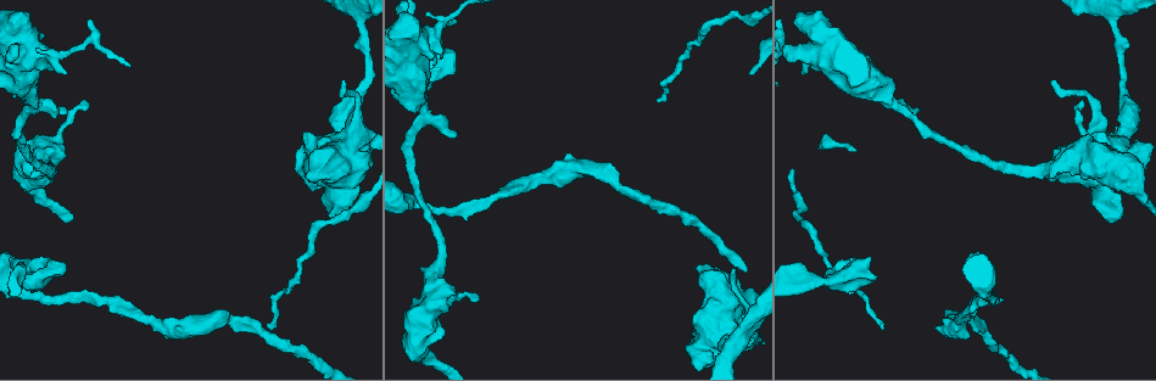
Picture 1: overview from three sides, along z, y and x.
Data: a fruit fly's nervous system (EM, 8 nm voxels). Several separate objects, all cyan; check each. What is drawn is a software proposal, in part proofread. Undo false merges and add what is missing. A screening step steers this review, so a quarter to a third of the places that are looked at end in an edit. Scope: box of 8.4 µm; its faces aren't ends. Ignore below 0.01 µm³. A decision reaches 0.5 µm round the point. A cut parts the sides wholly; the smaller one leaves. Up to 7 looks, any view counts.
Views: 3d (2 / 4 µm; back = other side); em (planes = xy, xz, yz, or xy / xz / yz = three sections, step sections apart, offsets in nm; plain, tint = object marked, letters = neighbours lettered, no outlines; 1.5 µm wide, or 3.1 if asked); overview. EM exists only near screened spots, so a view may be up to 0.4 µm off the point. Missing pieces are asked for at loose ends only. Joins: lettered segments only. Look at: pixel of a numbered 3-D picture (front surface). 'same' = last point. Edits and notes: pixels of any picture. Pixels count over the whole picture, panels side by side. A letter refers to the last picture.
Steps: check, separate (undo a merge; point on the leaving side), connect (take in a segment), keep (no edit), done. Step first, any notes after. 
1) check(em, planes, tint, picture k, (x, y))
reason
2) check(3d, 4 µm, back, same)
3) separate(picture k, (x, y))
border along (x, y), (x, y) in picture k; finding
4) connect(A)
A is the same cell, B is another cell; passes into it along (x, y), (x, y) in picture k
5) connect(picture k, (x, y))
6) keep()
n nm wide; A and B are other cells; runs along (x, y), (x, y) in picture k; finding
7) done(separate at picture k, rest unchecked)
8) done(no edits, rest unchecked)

check(em, planes, plain, picture 1, (838, 280))
calibre changes

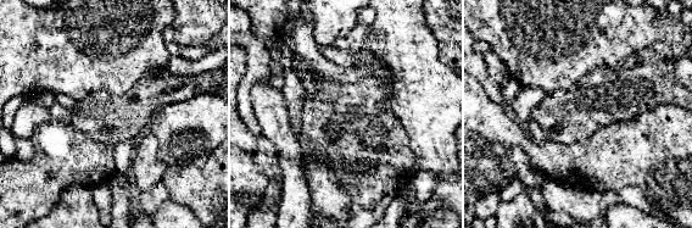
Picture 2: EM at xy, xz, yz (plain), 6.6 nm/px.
check(em, planes, tint, same)

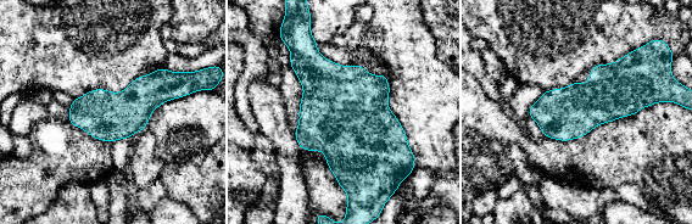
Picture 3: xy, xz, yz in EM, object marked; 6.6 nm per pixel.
check(em, planes, letters, same)

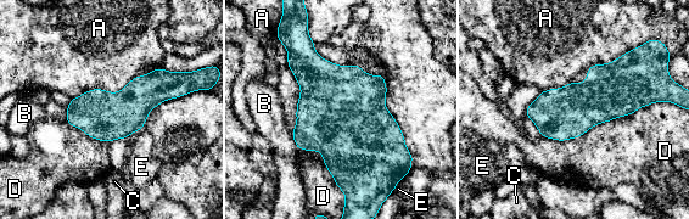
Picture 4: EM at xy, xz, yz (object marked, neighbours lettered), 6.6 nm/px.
keep()
A, B, C, D and E are other cells; border along (133, 77), (72, 99) in picture 4; continuous, no second neuron

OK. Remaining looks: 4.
check(em, planes, letters, picture 1, (64, 108))
an open end

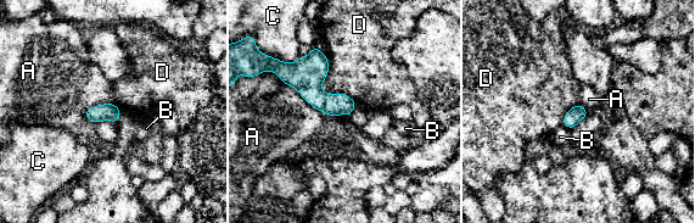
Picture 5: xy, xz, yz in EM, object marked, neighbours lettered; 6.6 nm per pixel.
keep()
D touches over 400 nm; A, B, C and D are other cells; no lettered segment goes on from it

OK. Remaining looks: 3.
check(3d, 2 µm, picture 1, (1051, 84))
free end

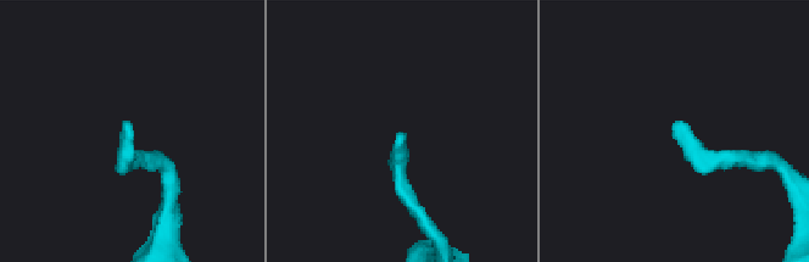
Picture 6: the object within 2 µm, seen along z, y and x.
check(em, xz, step 8, letters, picture 6, (129, 132))

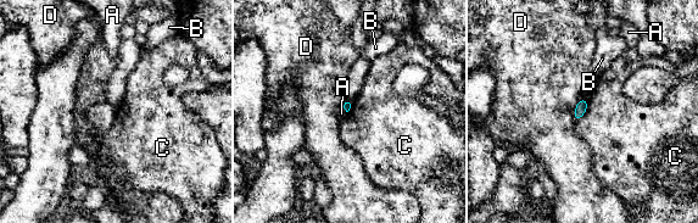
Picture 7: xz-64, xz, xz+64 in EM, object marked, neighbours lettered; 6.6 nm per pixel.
check(em, planes, letters, same)
cut it another way

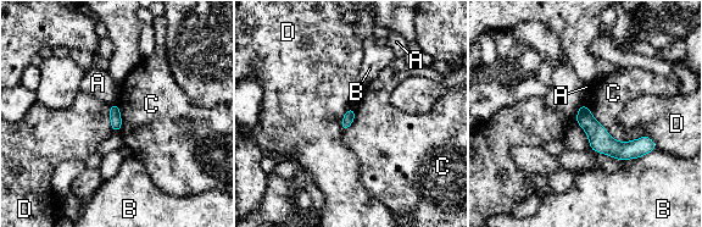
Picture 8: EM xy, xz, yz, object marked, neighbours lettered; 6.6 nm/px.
keep()
A, B, C and D are other cells; border along (583, 104), (613, 138), (645, 136) in picture 8; no lettered segment goes on from it

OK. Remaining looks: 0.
done(no edits, rest unchecked)

